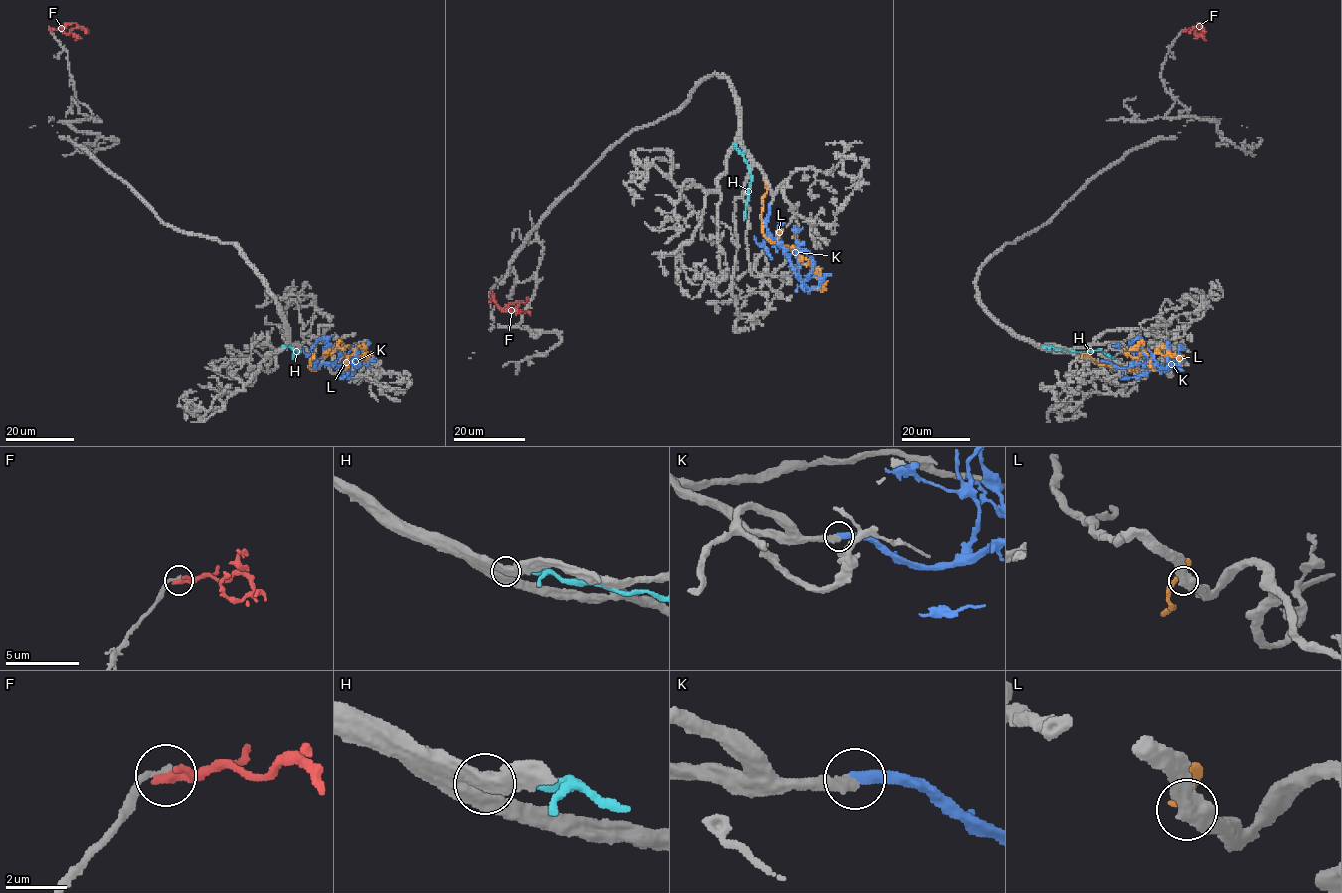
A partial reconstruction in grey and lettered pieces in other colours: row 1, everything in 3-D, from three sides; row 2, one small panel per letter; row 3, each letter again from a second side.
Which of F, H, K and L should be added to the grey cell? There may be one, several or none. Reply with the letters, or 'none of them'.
K

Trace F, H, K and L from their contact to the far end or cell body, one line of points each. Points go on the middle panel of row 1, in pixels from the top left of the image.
F: (490, 292), (502, 310), (511, 303), (528, 300), (527, 297)
H: (735, 143), (750, 175), (743, 219)
K: (769, 205), (766, 231), (781, 247), (802, 283), (796, 235), (803, 227)
L: (765, 183), (763, 234), (771, 242), (793, 246), (818, 274), (816, 289)

